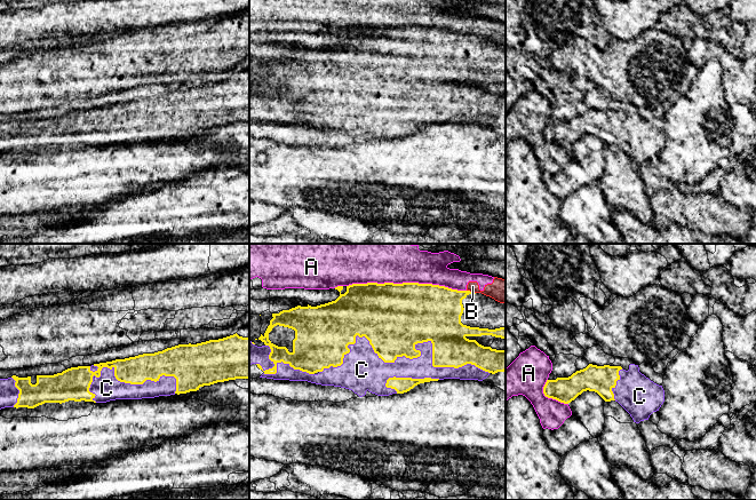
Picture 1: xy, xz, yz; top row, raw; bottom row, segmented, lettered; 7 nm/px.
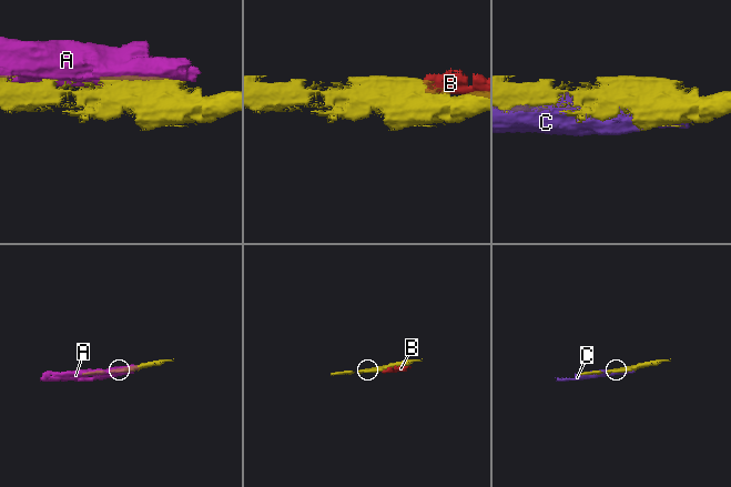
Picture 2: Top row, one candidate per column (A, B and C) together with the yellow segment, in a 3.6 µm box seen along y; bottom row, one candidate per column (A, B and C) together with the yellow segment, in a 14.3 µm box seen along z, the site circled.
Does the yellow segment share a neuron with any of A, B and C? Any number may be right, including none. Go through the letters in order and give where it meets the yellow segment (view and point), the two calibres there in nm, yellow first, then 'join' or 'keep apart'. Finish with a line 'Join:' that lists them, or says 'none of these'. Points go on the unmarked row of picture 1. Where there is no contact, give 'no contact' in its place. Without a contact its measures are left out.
A: xz (406, 26) | 460/190 nm | keep apart
B: xz (471, 36) | 300/180 nm | keep apart
C: xz (412, 102) | 380/150 nm | join
Join: C

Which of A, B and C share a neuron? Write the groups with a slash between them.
A B / C

